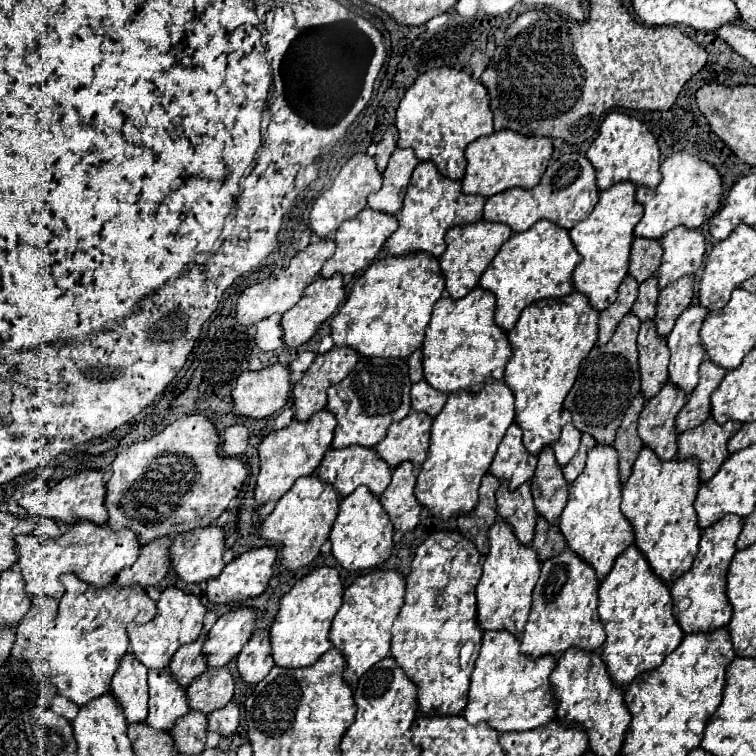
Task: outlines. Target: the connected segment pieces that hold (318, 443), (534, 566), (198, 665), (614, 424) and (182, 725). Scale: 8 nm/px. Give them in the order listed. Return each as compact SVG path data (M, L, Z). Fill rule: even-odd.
M320 410L306 422L292 420L288 428L270 432L258 448L260 474L258 474L256 490L254 490L258 504L266 504L268 500L280 500L290 490L290 486L296 482L296 478L316 472L316 468L322 462L324 452L332 444L334 430L336 430L336 418L332 416L332 412Z
M498 518L488 530L488 540L490 552L482 564L482 578L476 588L480 626L482 630L506 628L512 634L520 636L532 608L532 590L538 580L540 560L532 546L520 544L518 536L514 536L512 532L512 524L508 524L504 518Z
M208 632L198 636L198 640L194 640L192 644L184 644L184 648L180 648L180 652L172 656L168 668L182 686L188 686L196 676L200 676L200 672L204 672L204 668L208 668L206 656L202 654L204 640L208 640Z
M630 312L618 324L612 340L604 346L594 346L590 354L582 360L578 378L564 400L564 408L572 412L574 426L580 432L592 434L600 444L612 444L620 420L632 404L632 398L640 392L640 368L638 368L638 350L636 338L640 330L640 320Z
M190 710L188 716L180 716L180 720L176 720L172 728L176 750L186 754L200 754L206 744L206 728L208 728L208 714Z

